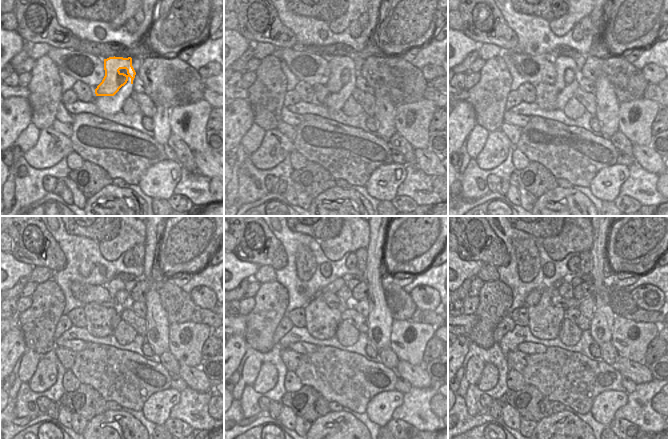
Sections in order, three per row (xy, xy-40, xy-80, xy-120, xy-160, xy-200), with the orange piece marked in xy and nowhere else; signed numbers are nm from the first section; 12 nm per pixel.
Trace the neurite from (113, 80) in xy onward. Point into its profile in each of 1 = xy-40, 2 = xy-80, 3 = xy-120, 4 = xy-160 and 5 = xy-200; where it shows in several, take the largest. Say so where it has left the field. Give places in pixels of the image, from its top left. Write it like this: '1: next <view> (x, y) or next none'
1: next xy-40 (342, 67)
2: next xy-80 (566, 68)
3: next xy-120 (116, 287)
4: next xy-160 (339, 286)
5: next xy-200 (564, 288)

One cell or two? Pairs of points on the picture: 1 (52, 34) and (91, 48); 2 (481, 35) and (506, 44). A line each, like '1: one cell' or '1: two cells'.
1: one cell
2: one cell

